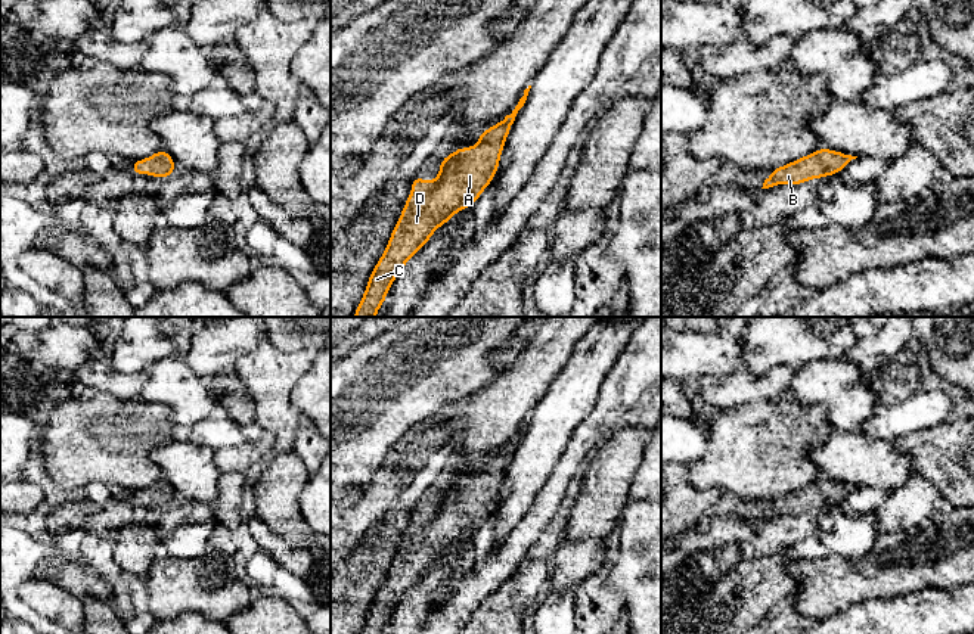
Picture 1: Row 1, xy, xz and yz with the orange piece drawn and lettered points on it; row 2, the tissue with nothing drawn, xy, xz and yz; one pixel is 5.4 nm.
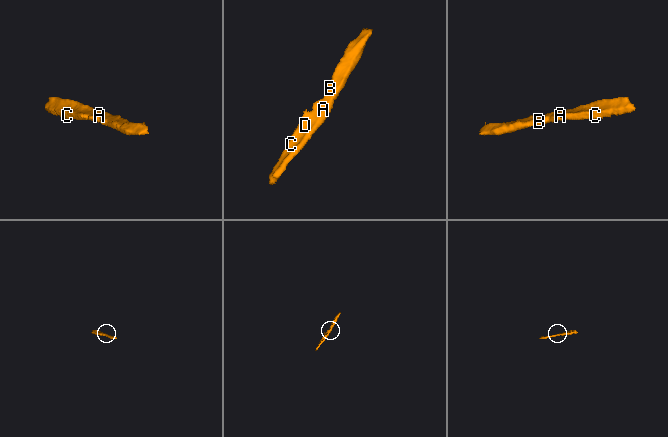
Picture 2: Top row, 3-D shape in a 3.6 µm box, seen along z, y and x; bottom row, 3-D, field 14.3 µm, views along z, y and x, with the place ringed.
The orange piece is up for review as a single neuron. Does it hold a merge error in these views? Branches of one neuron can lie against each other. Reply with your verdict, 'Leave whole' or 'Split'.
Leave whole

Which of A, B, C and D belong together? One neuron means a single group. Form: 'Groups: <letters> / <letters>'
Groups: A B C D

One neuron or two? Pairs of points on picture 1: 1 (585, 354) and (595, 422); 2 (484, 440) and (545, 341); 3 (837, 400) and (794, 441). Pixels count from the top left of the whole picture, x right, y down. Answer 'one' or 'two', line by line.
1: two
2: one
3: two

